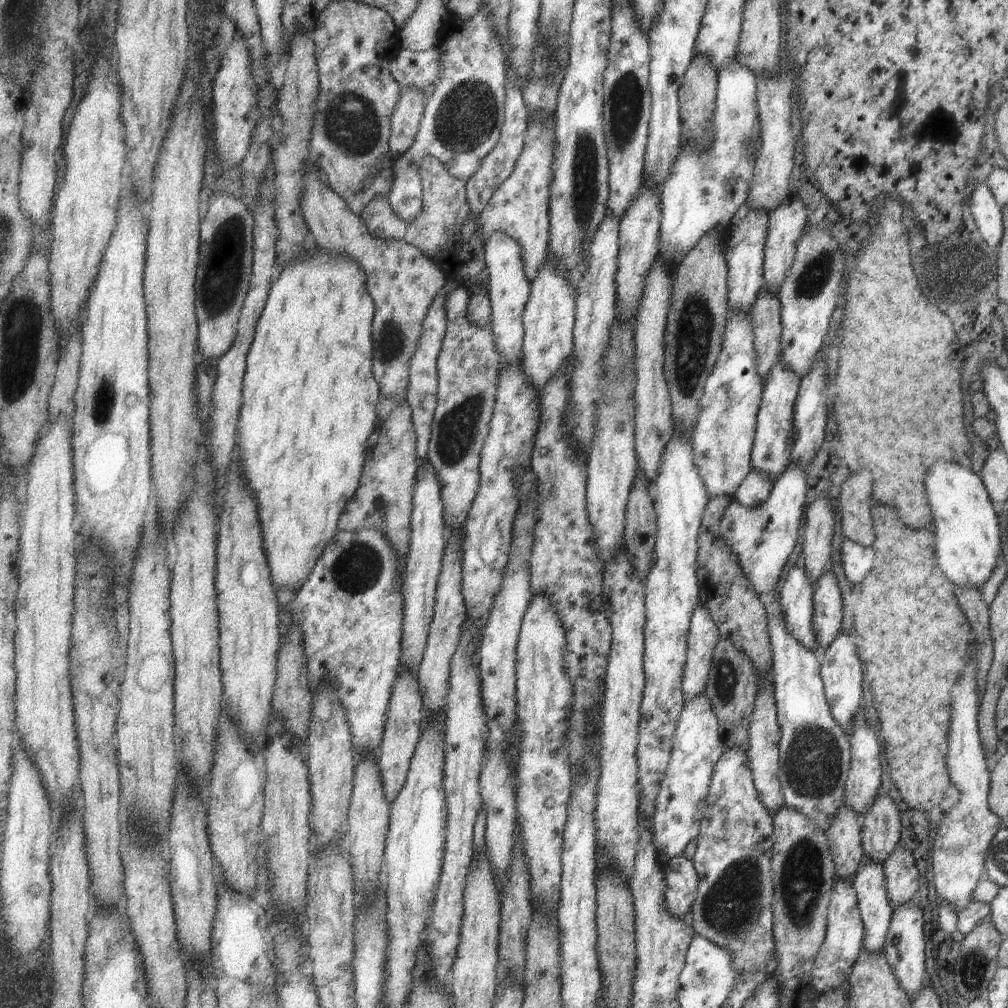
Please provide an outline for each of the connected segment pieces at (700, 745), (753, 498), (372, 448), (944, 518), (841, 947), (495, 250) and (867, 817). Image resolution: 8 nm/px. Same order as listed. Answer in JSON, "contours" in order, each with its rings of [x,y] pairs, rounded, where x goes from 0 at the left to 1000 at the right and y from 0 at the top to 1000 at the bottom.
{"contours":[[[[693,688],[686,696],[681,696],[674,719],[670,724],[670,737],[662,769],[654,784],[650,806],[650,837],[653,838],[659,857],[680,845],[682,837],[692,829],[693,817],[697,815],[700,805],[700,790],[707,760],[712,757],[719,745],[713,725],[712,712],[709,711],[704,695]]],[[[744,464],[743,471],[736,477],[736,480],[733,480],[725,494],[739,504],[753,504],[755,500],[759,500],[765,484],[767,484],[767,479],[767,476],[759,474],[755,468]]],[[[378,393],[375,400],[375,422],[365,438],[363,461],[360,464],[355,488],[344,500],[343,507],[336,514],[336,526],[353,528],[360,524],[374,524],[382,528],[396,550],[399,563],[402,564],[403,553],[408,543],[408,512],[411,511],[412,480],[415,480],[415,431],[411,421],[411,410],[404,397],[396,399],[392,395]]],[[[930,458],[918,468],[916,482],[926,514],[925,544],[932,565],[945,582],[969,584],[983,571],[993,550],[991,518],[973,476],[951,460]]],[[[832,871],[826,873],[818,915],[820,915],[818,930],[813,938],[813,943],[809,946],[807,960],[803,965],[804,978],[811,987],[826,980],[833,980],[838,975],[856,933],[856,917],[850,902],[850,891],[844,876],[840,873],[832,873]]],[[[491,230],[481,243],[483,264],[482,282],[488,302],[488,325],[494,347],[498,350],[498,365],[513,361],[519,355],[519,343],[522,336],[520,313],[526,300],[528,281],[523,276],[522,255],[519,254],[519,242],[502,232]]],[[[868,788],[853,813],[853,837],[856,848],[875,857],[886,845],[893,829],[890,800],[882,790]]]]}

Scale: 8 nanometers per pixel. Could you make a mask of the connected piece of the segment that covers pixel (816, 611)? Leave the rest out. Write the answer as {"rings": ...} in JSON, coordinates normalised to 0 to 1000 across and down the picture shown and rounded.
{"rings":[[[821,562],[811,573],[806,591],[805,623],[807,623],[809,637],[813,639],[813,643],[820,643],[820,639],[834,627],[836,599],[833,590],[830,573]]]}

